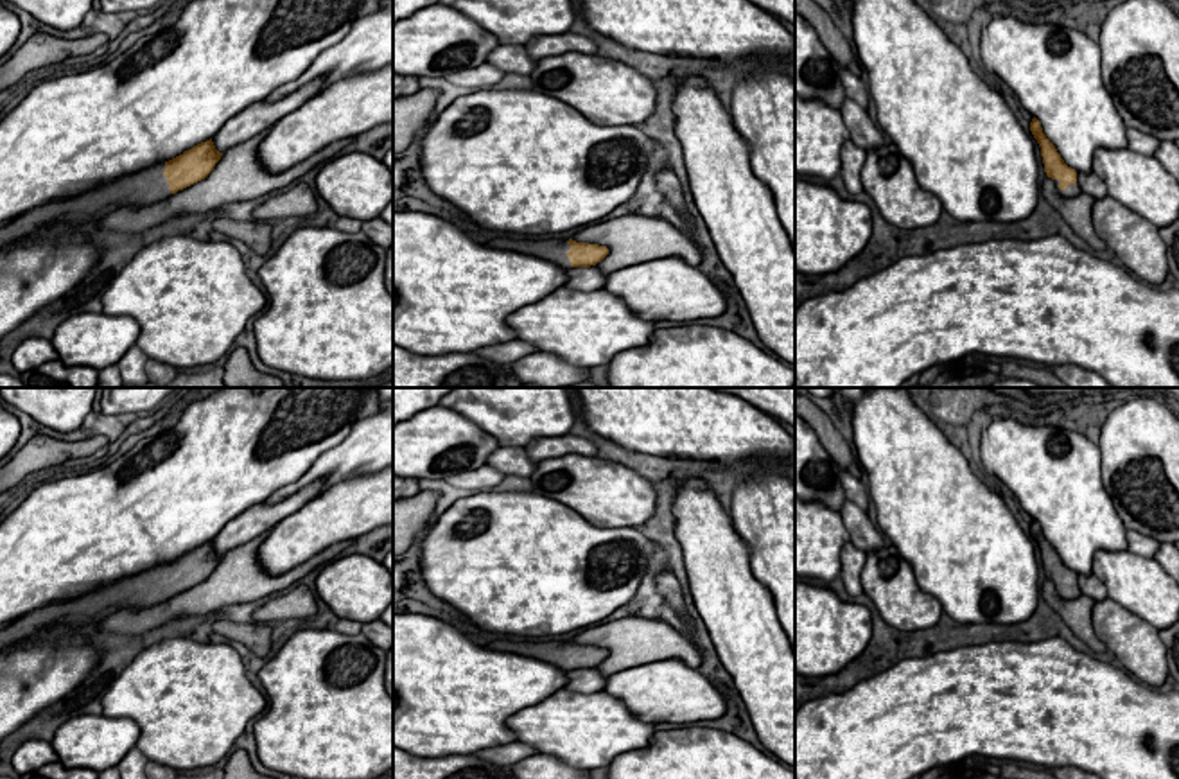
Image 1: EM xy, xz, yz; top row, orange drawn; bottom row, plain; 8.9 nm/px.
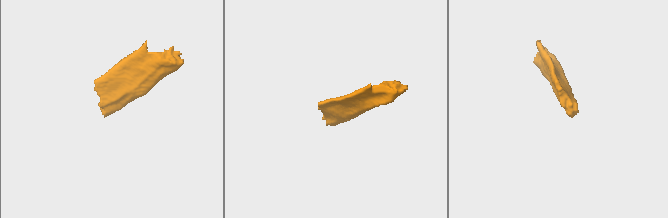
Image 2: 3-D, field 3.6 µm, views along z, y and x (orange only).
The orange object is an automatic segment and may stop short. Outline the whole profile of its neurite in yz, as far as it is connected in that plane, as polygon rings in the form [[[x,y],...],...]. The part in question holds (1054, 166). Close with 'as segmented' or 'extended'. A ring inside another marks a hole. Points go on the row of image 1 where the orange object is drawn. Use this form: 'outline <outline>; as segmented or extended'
outline [[[1034,117],[1030,122],[1030,131],[1041,147],[1041,156],[1044,163],[1044,172],[1053,179],[1055,188],[1062,197],[1075,197],[1082,190],[1077,181],[1077,171],[1068,167],[1055,145],[1043,133],[1041,122]]]; extended

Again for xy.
outline [[[210,138],[163,165],[147,167],[86,190],[81,206],[72,205],[77,199],[77,196],[72,196],[32,208],[0,228],[0,246],[34,239],[39,235],[41,226],[50,228],[52,223],[84,224],[99,221],[118,208],[135,208],[167,199],[178,190],[205,179],[221,156],[223,153],[215,149]]]; extended

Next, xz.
outline [[[495,239],[485,244],[492,249],[517,251],[522,255],[544,258],[558,267],[590,267],[601,262],[608,255],[607,246],[576,242],[569,239],[547,239],[547,241],[511,241],[511,239]]]; extended

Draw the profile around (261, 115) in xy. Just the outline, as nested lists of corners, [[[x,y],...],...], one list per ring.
[[[319,75],[280,101],[260,101],[248,106],[239,115],[231,117],[212,138],[215,149],[224,153],[226,149],[275,126],[280,118],[298,109],[310,97],[318,95],[323,83],[325,75]]]

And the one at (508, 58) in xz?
[[[499,45],[488,54],[486,63],[506,74],[519,75],[529,75],[537,66],[537,59],[528,56],[524,45]]]

